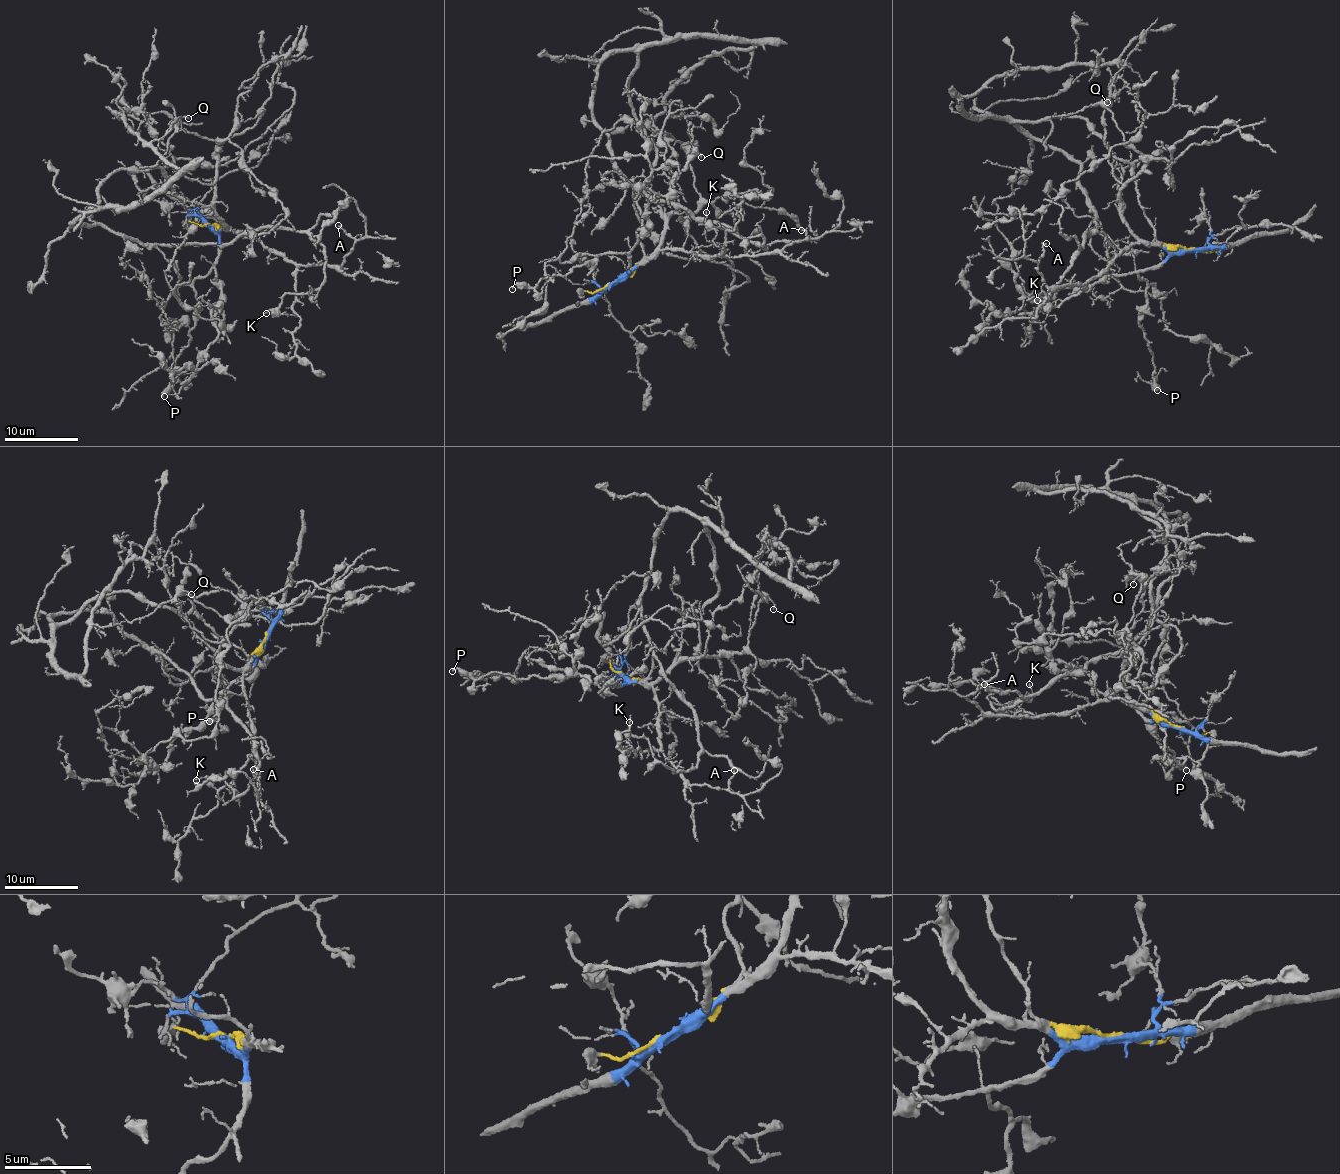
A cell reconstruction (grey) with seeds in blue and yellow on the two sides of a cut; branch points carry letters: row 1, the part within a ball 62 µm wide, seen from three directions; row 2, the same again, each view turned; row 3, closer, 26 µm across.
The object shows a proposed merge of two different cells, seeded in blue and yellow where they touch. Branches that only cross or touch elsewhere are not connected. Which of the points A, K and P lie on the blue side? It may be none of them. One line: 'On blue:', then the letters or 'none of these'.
On blue: A, P

